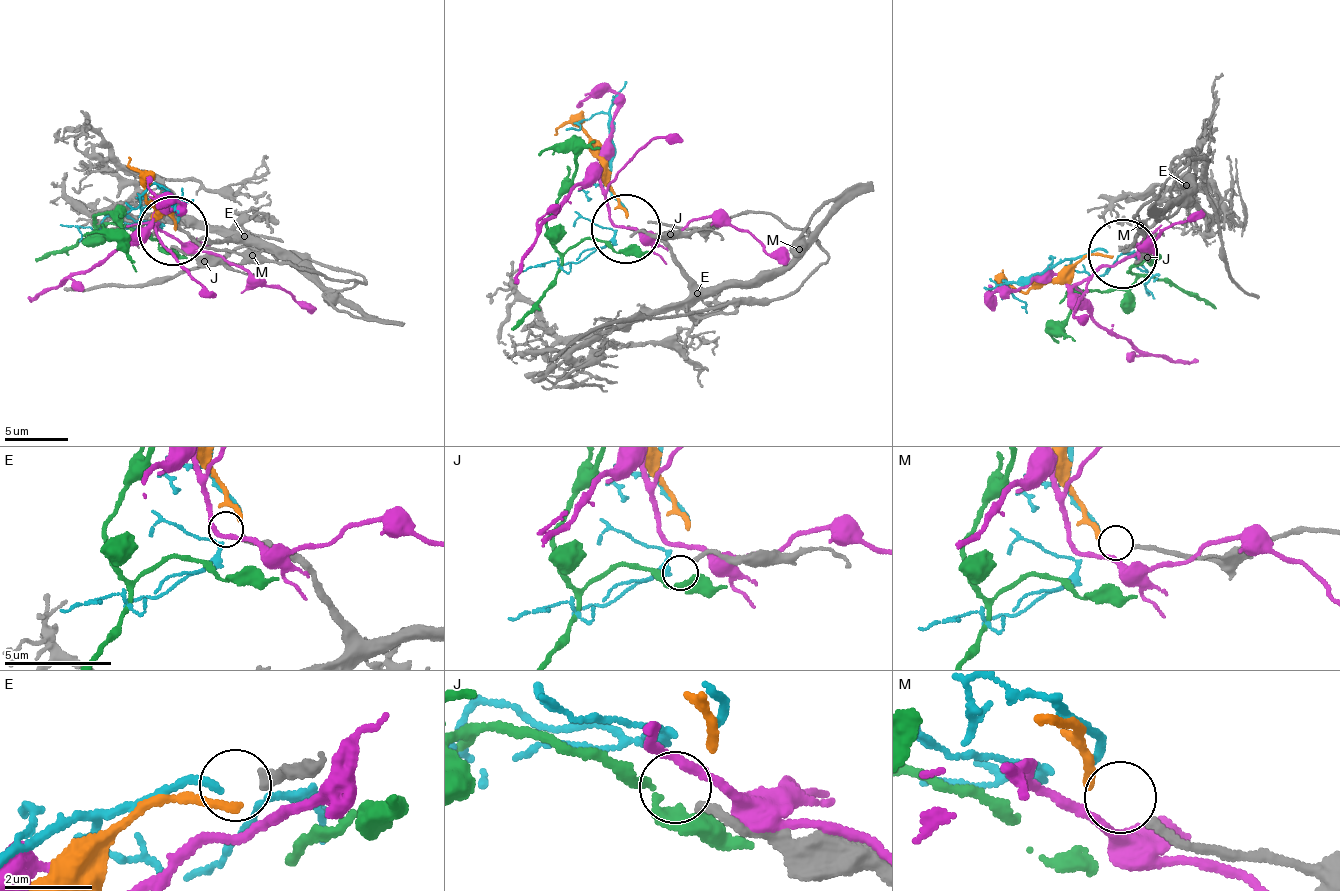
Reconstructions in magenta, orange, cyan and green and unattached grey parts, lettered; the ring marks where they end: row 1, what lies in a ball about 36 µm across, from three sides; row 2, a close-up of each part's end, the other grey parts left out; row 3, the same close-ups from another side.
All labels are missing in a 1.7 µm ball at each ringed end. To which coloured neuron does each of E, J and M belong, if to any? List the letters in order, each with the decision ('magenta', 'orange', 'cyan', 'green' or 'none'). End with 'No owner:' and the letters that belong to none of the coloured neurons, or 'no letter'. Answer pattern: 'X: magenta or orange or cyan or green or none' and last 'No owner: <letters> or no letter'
E: none
J: green
M: orange
No owner: E

